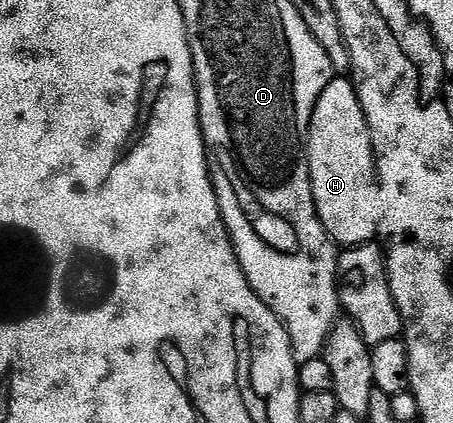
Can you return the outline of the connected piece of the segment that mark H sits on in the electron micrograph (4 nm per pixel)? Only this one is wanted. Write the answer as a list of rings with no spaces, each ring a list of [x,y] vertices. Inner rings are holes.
[[[332,78],[321,90],[315,108],[309,114],[311,125],[305,128],[305,159],[311,175],[311,193],[315,203],[315,214],[323,229],[339,246],[366,244],[376,235],[379,223],[379,186],[375,174],[375,151],[371,148],[371,135],[350,79]]]

